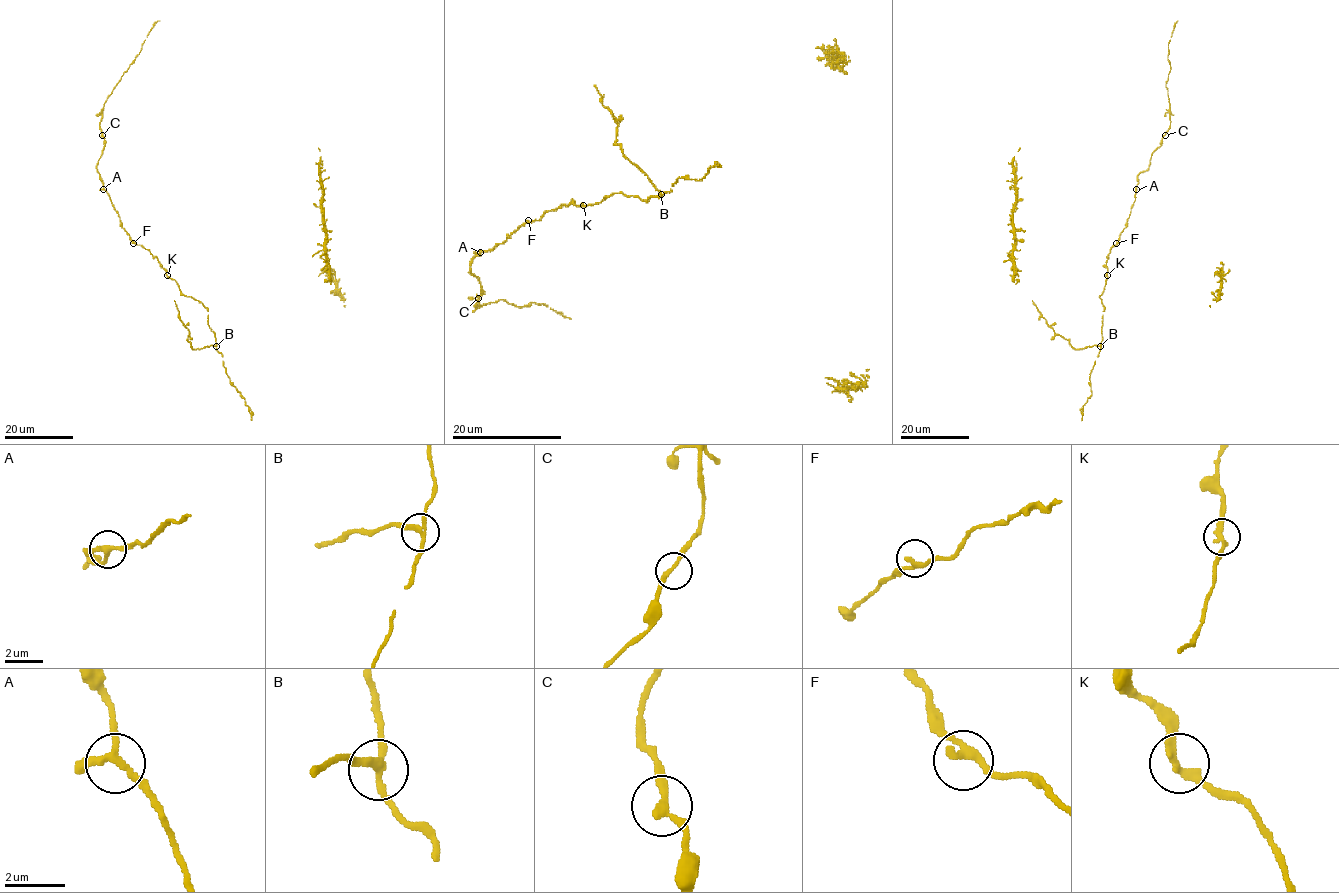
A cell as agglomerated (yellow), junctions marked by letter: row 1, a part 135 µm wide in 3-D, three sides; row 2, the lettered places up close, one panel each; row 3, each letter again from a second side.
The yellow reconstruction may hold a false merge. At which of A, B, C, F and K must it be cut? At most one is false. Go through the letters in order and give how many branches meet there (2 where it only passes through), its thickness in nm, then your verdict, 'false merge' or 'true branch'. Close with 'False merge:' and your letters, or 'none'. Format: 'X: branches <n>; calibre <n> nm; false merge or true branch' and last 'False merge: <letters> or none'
A: branches 3; calibre 220 nm; true branch
B: branches 3; calibre 220 nm; false merge
C: branches 2; calibre 240 nm; true branch
F: branches 2; calibre 240 nm; true branch
K: branches 2; calibre 240 nm; true branch
False merge: B

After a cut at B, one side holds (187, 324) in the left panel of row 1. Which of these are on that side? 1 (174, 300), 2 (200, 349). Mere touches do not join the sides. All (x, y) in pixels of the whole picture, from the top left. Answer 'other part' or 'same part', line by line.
1: same part
2: same part

